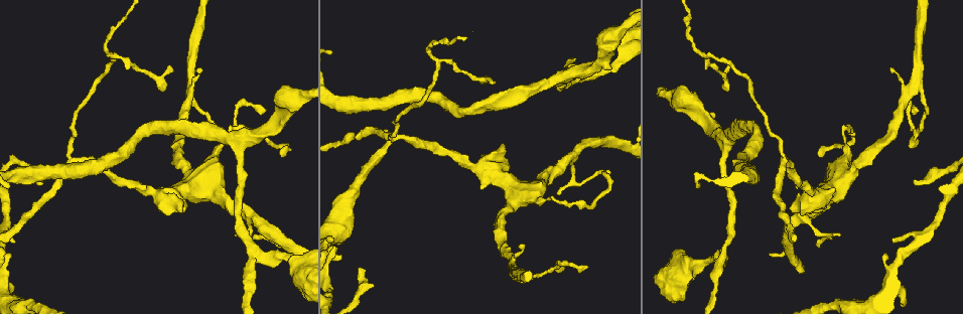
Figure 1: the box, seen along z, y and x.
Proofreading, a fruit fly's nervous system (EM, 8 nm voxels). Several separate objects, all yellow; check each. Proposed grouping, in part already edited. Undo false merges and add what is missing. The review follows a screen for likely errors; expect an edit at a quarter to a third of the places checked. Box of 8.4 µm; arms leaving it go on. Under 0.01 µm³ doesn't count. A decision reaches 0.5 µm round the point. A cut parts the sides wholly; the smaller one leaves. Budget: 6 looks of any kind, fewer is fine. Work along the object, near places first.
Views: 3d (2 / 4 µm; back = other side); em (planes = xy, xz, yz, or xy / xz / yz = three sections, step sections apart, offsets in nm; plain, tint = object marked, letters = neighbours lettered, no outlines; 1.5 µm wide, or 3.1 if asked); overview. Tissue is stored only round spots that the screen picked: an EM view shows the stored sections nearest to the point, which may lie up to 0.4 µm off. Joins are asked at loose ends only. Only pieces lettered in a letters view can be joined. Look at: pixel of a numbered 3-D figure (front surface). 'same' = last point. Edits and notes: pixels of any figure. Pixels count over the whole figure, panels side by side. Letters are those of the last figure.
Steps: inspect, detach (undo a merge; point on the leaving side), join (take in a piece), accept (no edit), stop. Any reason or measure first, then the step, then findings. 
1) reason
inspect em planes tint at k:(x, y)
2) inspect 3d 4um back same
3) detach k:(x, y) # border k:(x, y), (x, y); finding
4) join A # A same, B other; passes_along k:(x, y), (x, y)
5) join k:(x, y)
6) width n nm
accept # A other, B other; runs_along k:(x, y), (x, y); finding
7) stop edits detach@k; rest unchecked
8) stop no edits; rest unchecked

branch stops here
inspect 3d 2um back at 1:(916, 179)

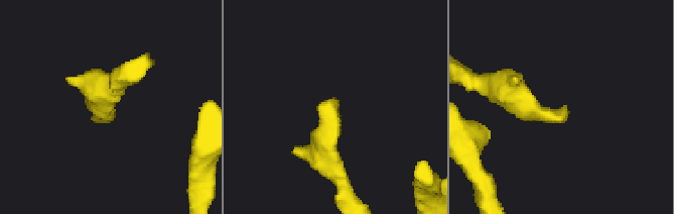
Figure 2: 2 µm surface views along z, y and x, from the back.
need the tissue
inspect em planes letters at 2:(565, 106)

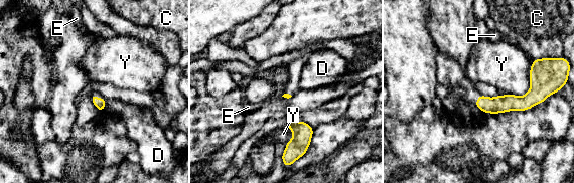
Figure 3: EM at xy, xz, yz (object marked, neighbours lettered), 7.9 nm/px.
accept # C other, D other, E other, Y other; border 3:(106, 101), (106, 106), (101, 111); none of them fits

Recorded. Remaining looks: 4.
thin end
inspect 3d 2um at 1:(728, 67)

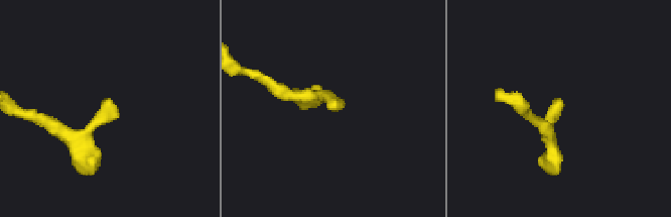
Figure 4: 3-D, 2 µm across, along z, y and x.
inspect em planes letters at 4:(333, 106)

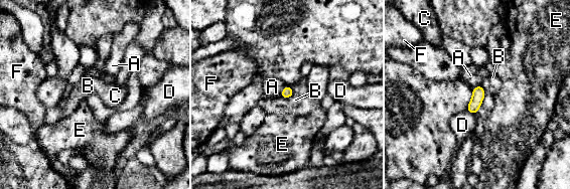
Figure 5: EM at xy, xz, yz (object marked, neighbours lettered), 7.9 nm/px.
accept # A other, B other, C other, D other, E other, F other; border 5:(293, 93), (288, 98), (279, 96); none of them fits

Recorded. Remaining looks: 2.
stop no edits; rest unchecked

